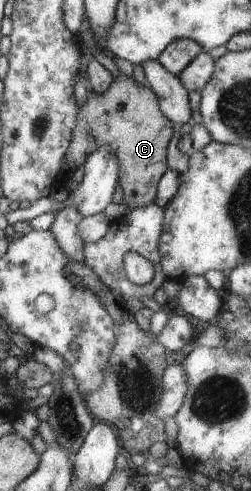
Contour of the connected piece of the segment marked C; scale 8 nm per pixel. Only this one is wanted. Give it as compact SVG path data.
M121 73L111 77L111 83L103 93L91 92L85 96L85 102L78 108L55 184L50 189L59 189L59 184L64 184L95 149L109 147L109 153L117 159L117 183L123 193L122 204L134 209L152 203L157 181L168 171L165 154L174 132L174 126L159 111L157 97L147 87Z

